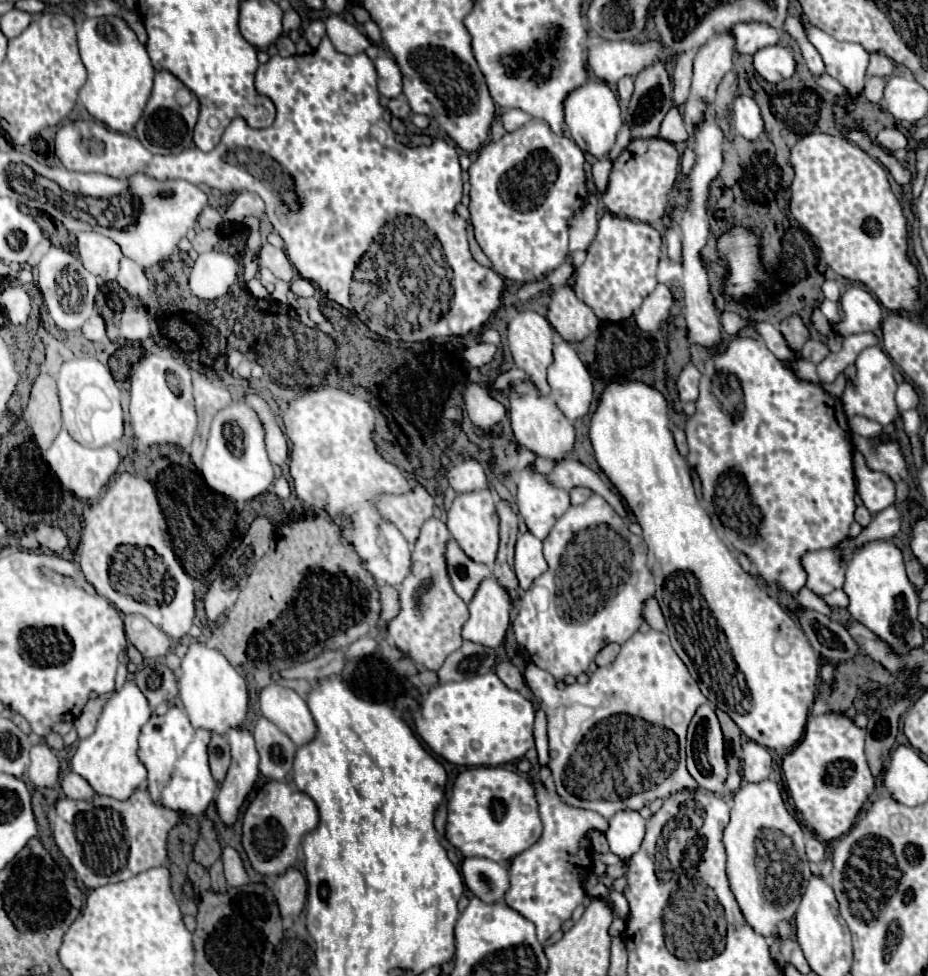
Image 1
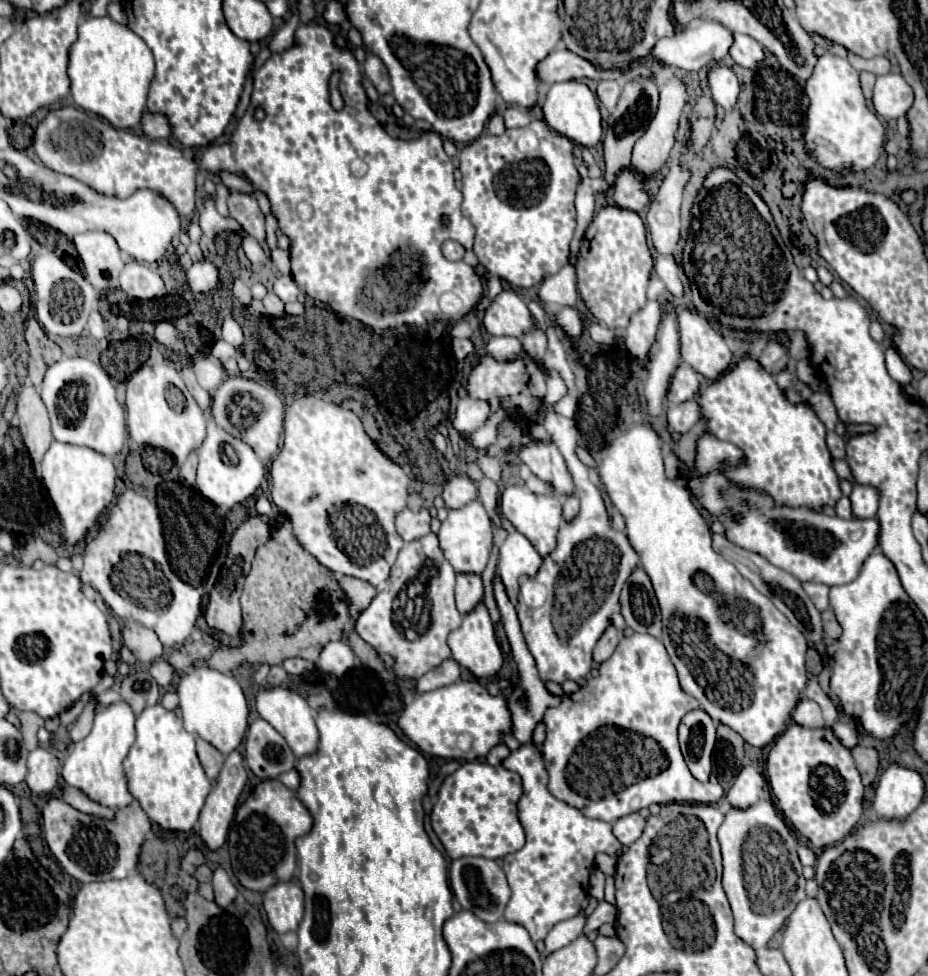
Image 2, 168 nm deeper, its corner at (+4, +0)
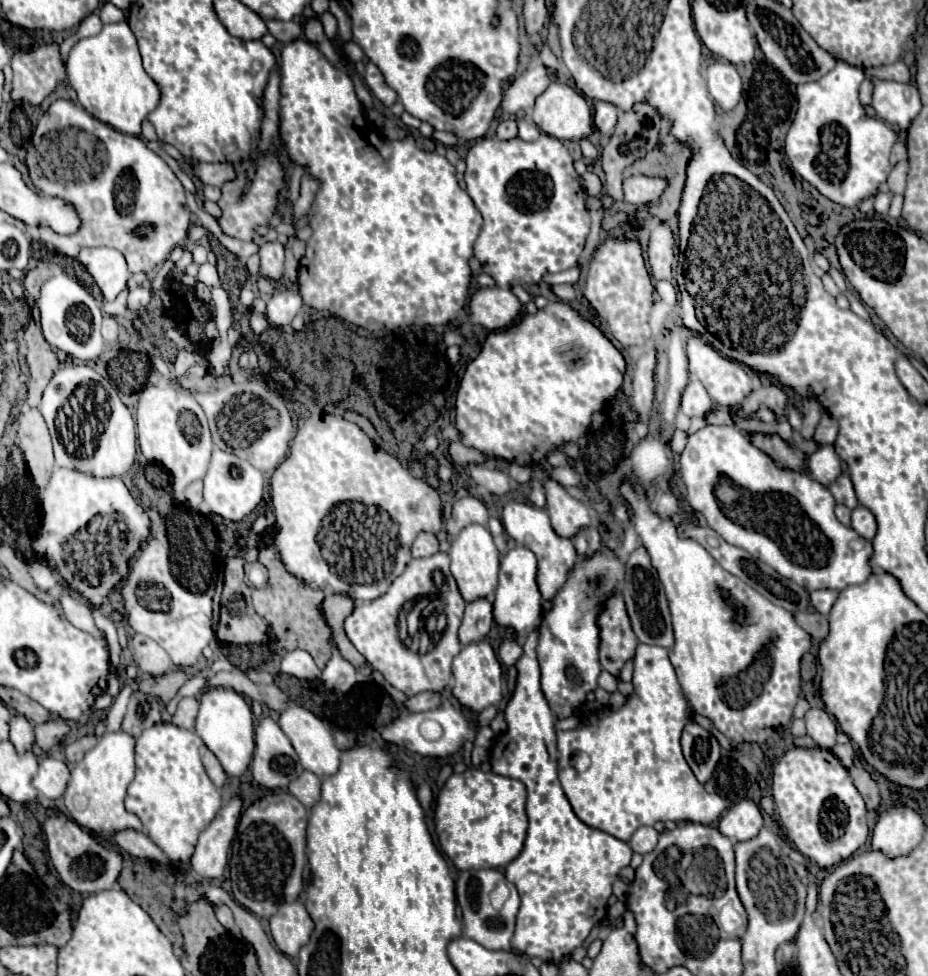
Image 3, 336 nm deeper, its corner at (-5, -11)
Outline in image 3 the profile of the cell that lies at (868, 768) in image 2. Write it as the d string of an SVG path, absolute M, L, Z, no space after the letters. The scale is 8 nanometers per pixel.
M846 760L844 764L846 764L848 774L852 776L852 782L856 784L858 792L864 796L866 808L868 808L868 810L876 810L878 804L880 804L880 794L878 794L878 786L876 786L876 782L872 780L872 776L870 776L862 766L854 766L852 760Z

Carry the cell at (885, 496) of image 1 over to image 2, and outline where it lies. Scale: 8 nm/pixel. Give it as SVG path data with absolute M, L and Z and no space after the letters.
M853 485L853 493L851 493L851 505L853 505L853 515L859 519L869 519L877 515L877 507L879 507L879 489L871 487L871 485Z

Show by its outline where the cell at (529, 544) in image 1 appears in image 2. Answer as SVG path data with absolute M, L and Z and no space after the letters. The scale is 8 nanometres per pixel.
M519 531L509 533L509 537L505 539L505 543L499 549L497 571L505 583L509 599L513 603L517 603L519 577L535 575L539 571L541 563L543 563L543 557L537 553L537 549L531 545L531 541L525 535L521 535Z

